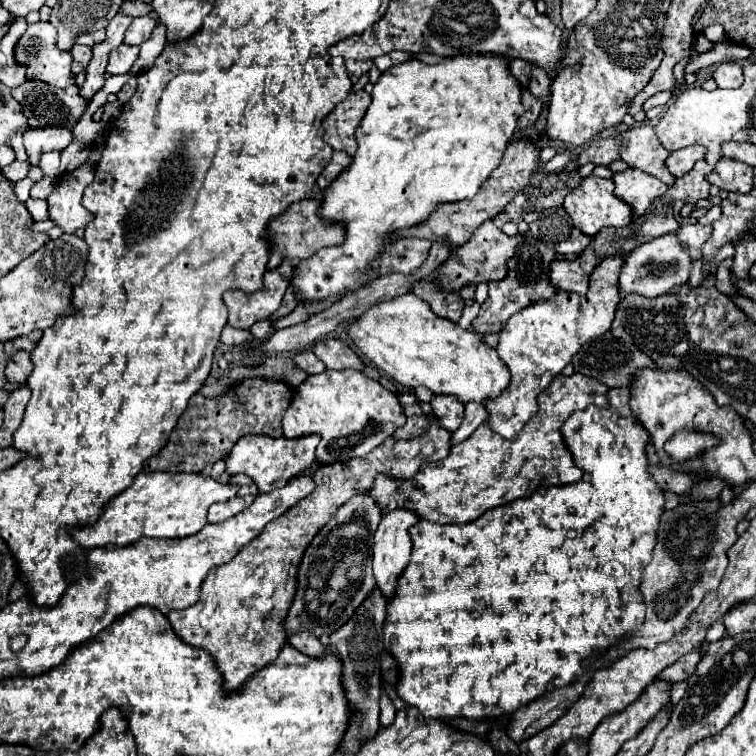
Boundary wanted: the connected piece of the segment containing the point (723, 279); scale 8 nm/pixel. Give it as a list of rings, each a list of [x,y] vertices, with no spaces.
[[[724,259],[720,265],[718,265],[718,271],[716,271],[716,289],[724,295],[732,295],[732,293],[738,293],[736,287],[732,285],[730,281],[730,269],[732,269],[732,259]]]

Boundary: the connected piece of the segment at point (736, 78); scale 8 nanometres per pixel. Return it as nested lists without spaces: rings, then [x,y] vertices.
[[[722,63],[714,71],[714,81],[720,89],[736,89],[744,81],[742,67],[736,63]]]

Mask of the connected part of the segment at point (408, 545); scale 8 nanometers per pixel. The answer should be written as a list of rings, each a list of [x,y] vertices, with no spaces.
[[[396,509],[388,515],[382,517],[376,533],[374,533],[374,545],[372,545],[372,563],[374,563],[374,579],[376,579],[376,587],[380,589],[380,593],[390,601],[394,591],[396,591],[396,581],[400,577],[400,573],[406,569],[406,565],[410,563],[410,551],[412,551],[412,541],[408,539],[408,527],[412,527],[418,521],[418,517],[412,511],[404,511],[404,509]]]

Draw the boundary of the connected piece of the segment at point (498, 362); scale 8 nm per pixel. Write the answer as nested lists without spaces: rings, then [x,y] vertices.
[[[406,293],[406,297],[396,297],[392,301],[384,301],[374,305],[366,311],[356,323],[350,327],[352,341],[360,347],[360,351],[382,371],[386,371],[392,379],[406,387],[426,387],[434,395],[454,395],[458,401],[478,401],[484,403],[486,399],[498,397],[510,383],[510,371],[504,361],[498,357],[496,349],[488,347],[482,335],[470,329],[462,329],[458,323],[442,319],[432,313],[428,303],[414,293]]]

